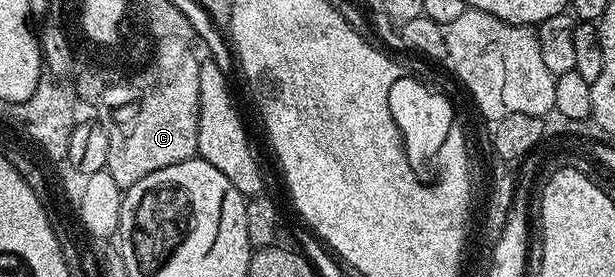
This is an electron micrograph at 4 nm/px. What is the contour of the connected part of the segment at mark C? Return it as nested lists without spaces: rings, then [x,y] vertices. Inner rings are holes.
[[[170,40],[170,44],[162,44],[158,48],[158,64],[154,64],[154,88],[150,88],[150,96],[146,96],[146,108],[142,108],[142,116],[138,116],[138,124],[130,128],[130,132],[114,132],[114,144],[108,144],[106,153],[108,162],[105,171],[112,174],[116,186],[128,189],[136,186],[140,178],[148,178],[148,174],[156,174],[156,170],[164,170],[164,166],[176,166],[176,162],[195,159],[198,151],[198,107],[200,106],[200,66],[198,52],[193,47],[182,48],[178,40]]]

